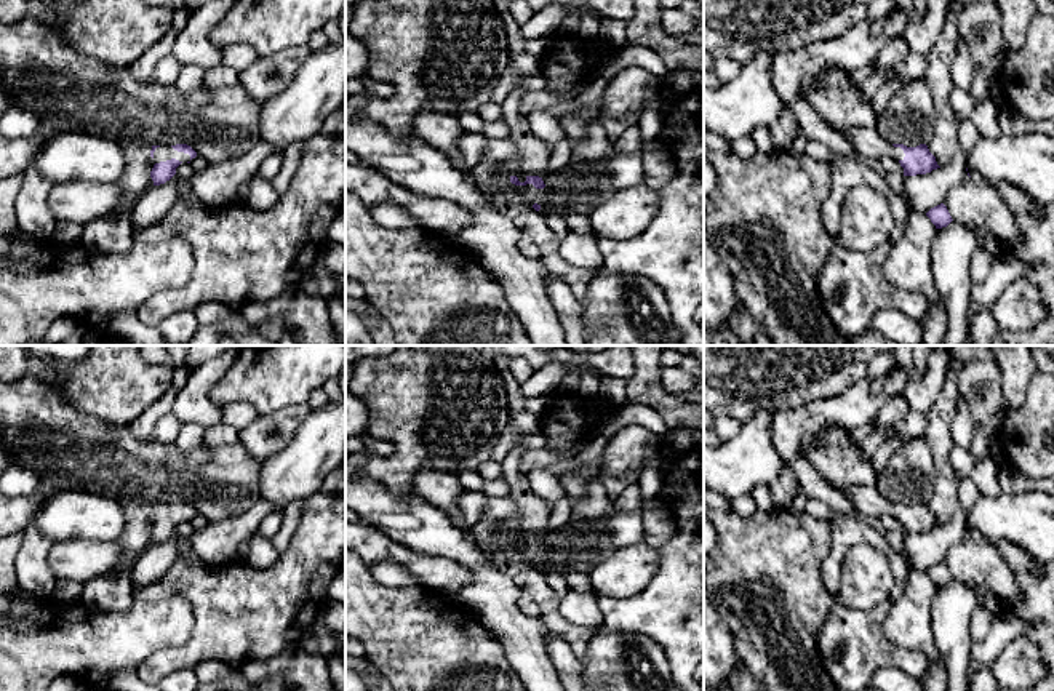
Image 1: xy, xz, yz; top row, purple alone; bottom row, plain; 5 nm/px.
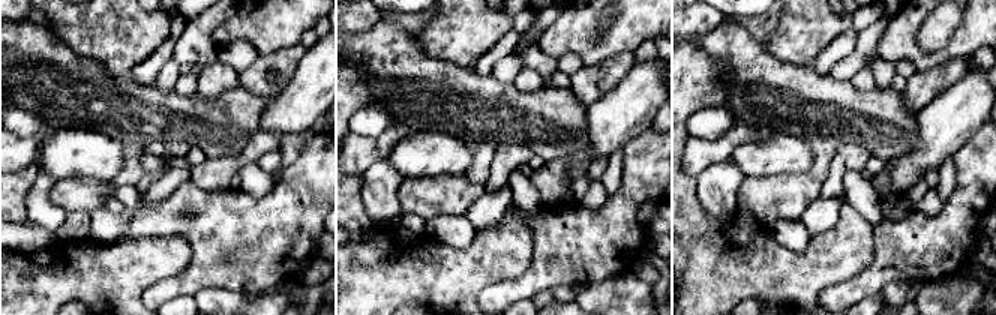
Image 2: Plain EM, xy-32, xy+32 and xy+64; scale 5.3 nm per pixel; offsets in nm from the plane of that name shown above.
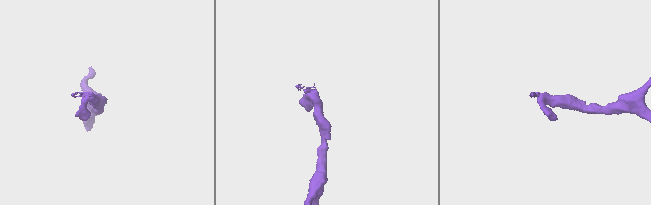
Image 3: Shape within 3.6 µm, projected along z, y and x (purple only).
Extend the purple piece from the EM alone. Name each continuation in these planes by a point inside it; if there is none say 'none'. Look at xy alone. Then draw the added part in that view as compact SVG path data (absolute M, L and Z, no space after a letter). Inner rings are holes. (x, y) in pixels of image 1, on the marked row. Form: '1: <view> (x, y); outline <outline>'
1: xy (163, 152); outline M160 146L154 152L154 162L155 163L166 162L166 160L171 160L171 158L176 158L176 160L179 160L182 163L190 162L190 155L189 154L178 152L171 146Z

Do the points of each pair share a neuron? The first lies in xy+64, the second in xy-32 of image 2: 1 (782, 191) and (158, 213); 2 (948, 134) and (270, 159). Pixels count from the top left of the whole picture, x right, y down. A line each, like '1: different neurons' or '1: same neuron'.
1: different neurons
2: different neurons

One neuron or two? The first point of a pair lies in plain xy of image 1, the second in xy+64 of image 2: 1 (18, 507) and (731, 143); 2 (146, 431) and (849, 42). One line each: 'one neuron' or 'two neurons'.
1: one neuron
2: one neuron

